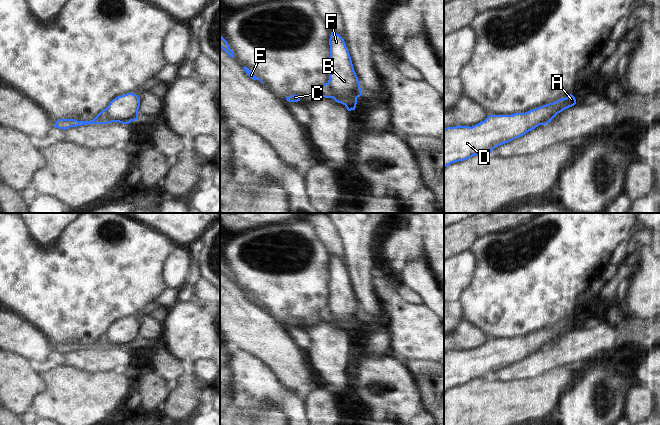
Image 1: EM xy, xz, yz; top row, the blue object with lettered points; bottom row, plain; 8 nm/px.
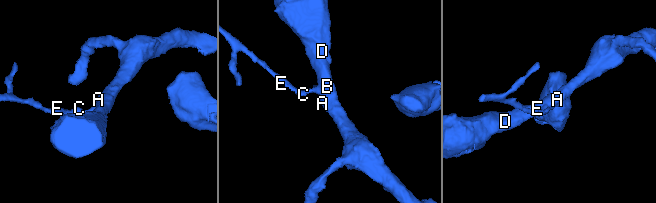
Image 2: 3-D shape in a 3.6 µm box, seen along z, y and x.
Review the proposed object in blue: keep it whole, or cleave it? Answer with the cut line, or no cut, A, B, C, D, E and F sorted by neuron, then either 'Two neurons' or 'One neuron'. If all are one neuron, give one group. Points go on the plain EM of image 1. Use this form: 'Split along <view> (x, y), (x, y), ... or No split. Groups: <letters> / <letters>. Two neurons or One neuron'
Split along xy (105, 333), (111, 342), (127, 344), (129, 346). Groups: A B D F / C E. Two neurons.

